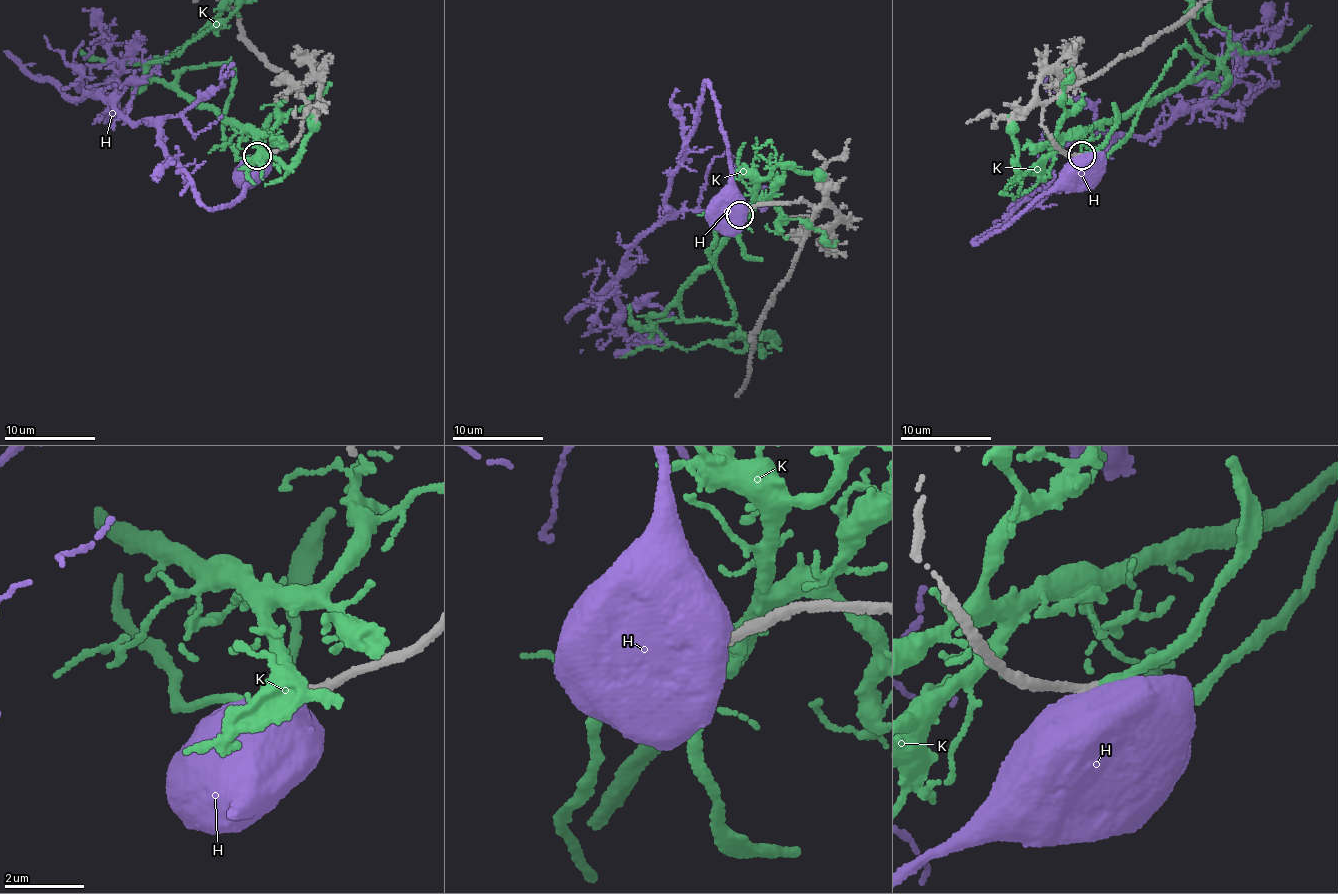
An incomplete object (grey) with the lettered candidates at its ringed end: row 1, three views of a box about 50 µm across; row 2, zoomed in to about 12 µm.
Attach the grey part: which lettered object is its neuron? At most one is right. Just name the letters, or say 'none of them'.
none of them

